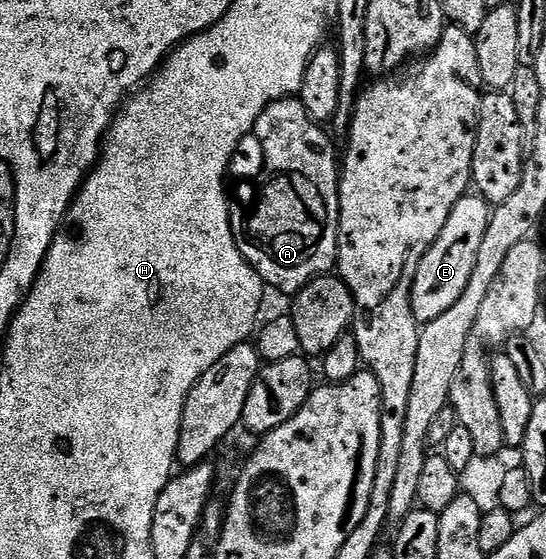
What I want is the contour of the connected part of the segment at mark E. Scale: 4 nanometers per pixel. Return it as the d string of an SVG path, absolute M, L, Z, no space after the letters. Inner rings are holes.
M481 196L461 198L452 208L448 216L448 224L440 232L440 236L428 248L424 260L420 260L420 268L416 272L416 280L412 284L412 308L414 318L420 324L436 320L443 312L448 312L456 300L468 288L468 280L472 280L472 272L476 268L476 256L480 252L480 244L484 244L484 234L488 232L491 203Z

